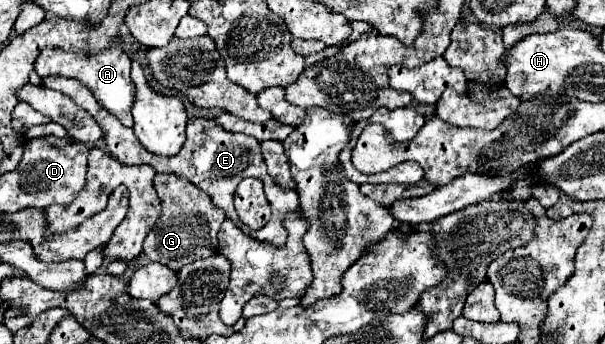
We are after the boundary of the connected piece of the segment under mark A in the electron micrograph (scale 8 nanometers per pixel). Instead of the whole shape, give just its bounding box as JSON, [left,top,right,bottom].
[35,45,135,127]

